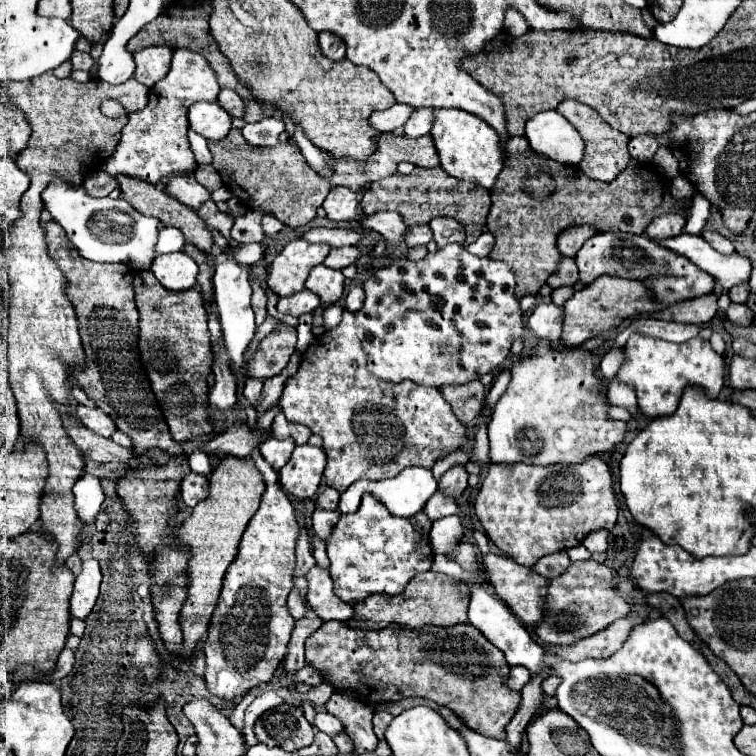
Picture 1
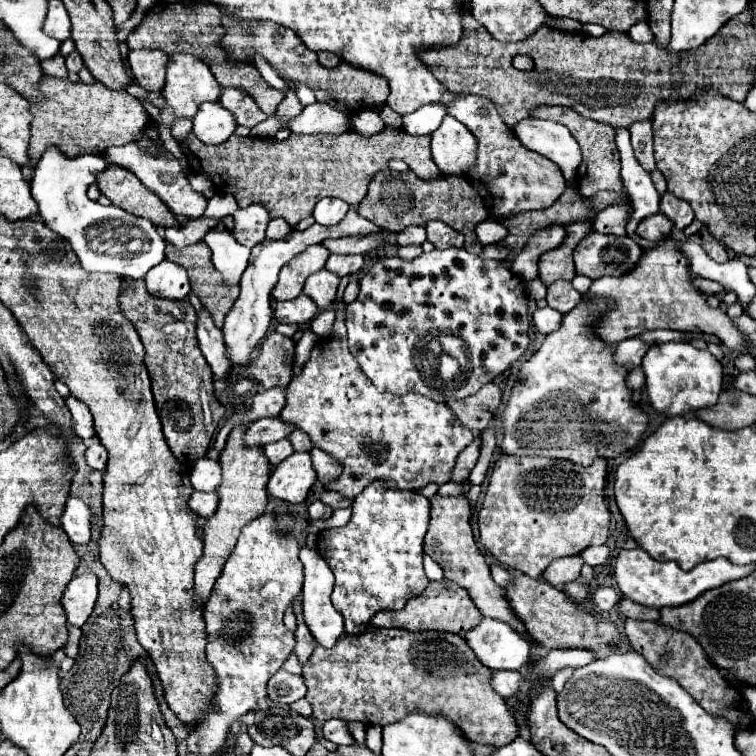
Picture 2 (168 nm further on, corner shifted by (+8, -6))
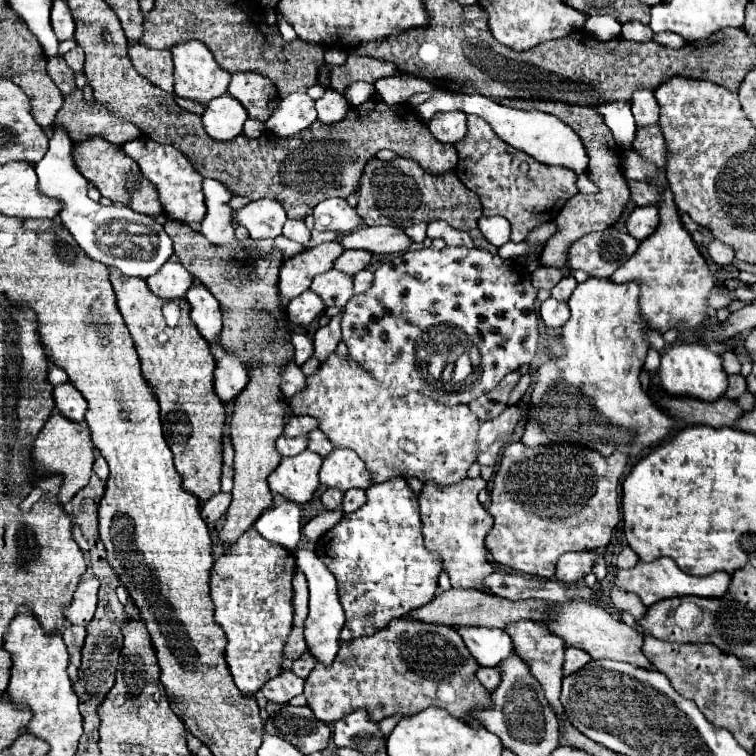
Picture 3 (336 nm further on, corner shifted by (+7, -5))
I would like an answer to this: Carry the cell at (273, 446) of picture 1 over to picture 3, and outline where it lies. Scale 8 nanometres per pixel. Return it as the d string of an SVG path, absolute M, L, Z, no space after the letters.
M280 436L276 440L276 448L278 452L286 458L286 456L294 456L300 454L302 450L306 450L306 436L296 436L296 438L288 438L288 436Z

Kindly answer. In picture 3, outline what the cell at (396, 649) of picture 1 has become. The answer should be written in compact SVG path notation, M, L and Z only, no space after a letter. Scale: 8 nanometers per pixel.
M398 618L392 620L380 632L376 632L374 636L362 636L350 642L340 642L340 650L338 656L334 658L334 664L324 666L318 662L312 668L310 676L306 678L304 696L308 700L308 706L316 714L316 718L326 724L336 722L354 710L370 712L370 720L380 722L396 714L410 716L428 706L440 706L448 710L454 718L468 722L468 716L472 716L474 708L486 710L492 706L490 692L482 688L478 680L472 680L478 668L480 668L478 662L472 658L472 654L468 652L468 648L464 646L462 638L454 628Z

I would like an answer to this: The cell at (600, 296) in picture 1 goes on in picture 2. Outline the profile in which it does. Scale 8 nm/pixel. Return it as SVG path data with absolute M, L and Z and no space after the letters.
M669 235L663 241L659 241L653 249L645 249L635 269L631 269L629 273L619 277L605 275L601 279L595 279L587 295L609 297L615 301L615 309L611 309L605 315L605 319L601 319L599 325L595 327L597 335L605 343L613 345L653 329L671 329L683 333L709 333L719 337L721 343L733 351L751 353L749 347L745 345L743 335L737 331L727 313L723 313L721 309L711 309L707 305L705 293L693 287L689 261L681 253L677 241L673 241Z

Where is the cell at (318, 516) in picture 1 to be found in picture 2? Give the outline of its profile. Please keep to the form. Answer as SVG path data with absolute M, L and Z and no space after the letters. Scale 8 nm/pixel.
M313 501L309 505L309 519L323 519L323 517L329 517L331 515L331 509L327 505L323 505L321 501Z

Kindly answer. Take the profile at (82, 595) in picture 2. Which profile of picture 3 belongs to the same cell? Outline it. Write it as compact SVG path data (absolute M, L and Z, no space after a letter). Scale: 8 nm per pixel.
M86 576L80 580L70 608L64 610L68 622L78 624L78 626L88 626L88 622L94 618L96 612L96 602L98 602L98 578Z

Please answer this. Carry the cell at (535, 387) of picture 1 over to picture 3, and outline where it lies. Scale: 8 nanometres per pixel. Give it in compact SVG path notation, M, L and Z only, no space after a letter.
M588 278L576 286L568 300L570 320L560 330L560 344L564 354L552 356L534 372L534 386L528 402L530 420L524 426L522 444L528 444L528 448L538 448L552 442L576 442L598 452L600 456L610 456L616 450L628 456L636 456L674 430L676 422L658 410L648 394L640 388L638 376L648 346L644 342L644 328L638 312L638 296L638 282L614 284L608 278Z

